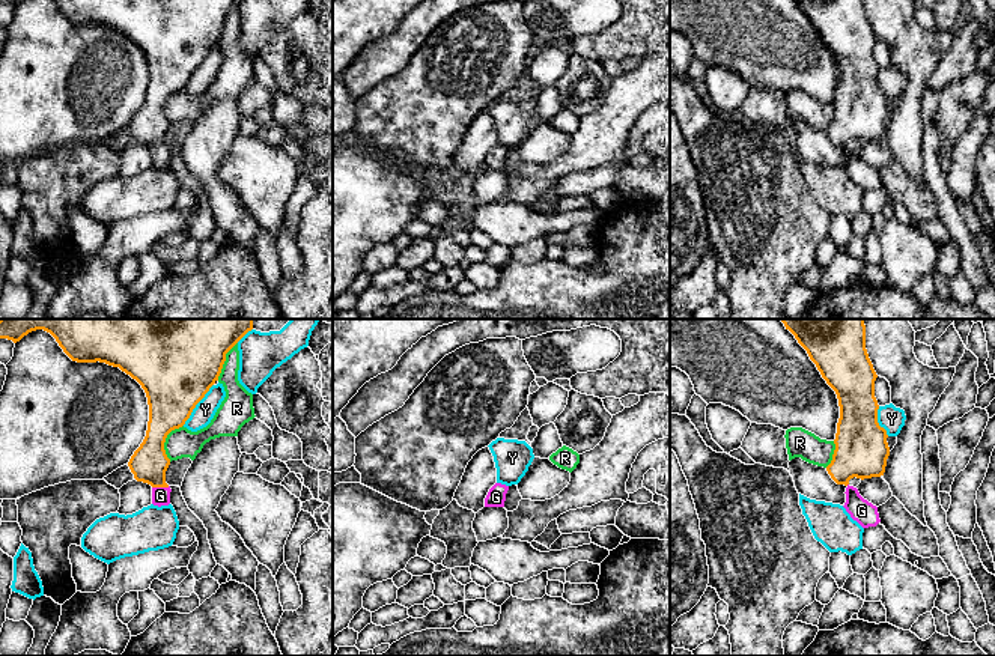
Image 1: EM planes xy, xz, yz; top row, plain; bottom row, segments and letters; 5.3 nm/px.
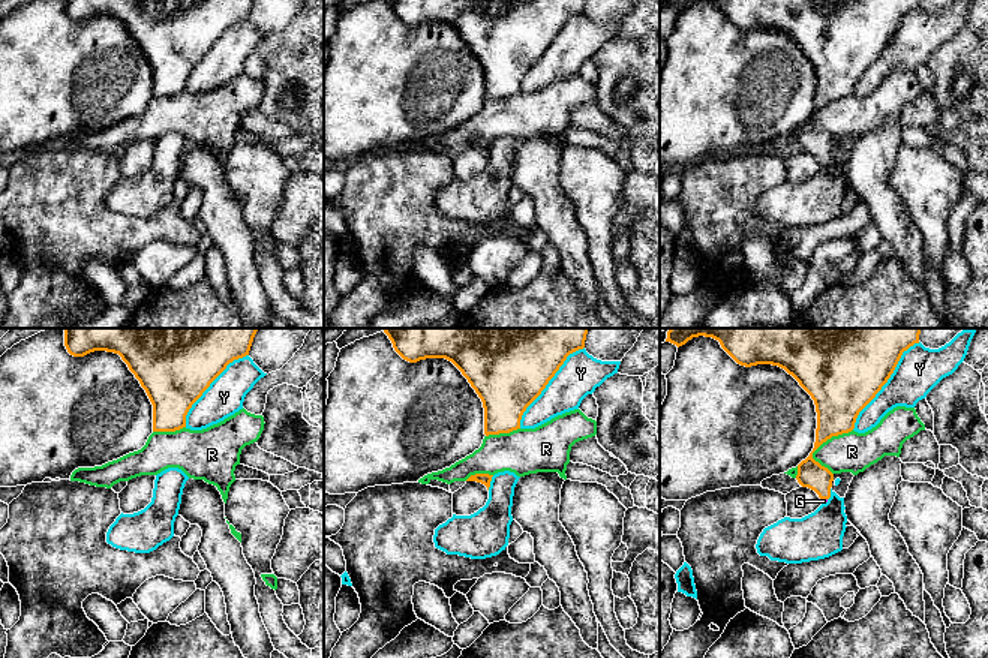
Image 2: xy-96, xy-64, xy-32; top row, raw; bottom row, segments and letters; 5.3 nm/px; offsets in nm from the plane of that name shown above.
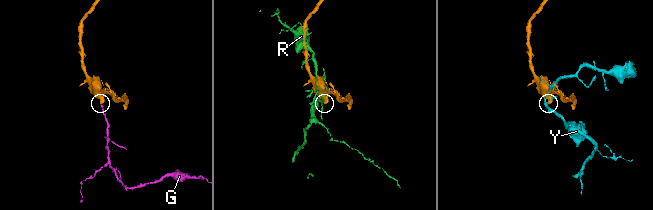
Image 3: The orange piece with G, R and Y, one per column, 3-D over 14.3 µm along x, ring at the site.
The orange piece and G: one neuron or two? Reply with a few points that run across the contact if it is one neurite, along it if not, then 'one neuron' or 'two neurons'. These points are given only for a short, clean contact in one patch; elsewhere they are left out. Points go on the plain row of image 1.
line xy (149, 125), (160, 149), (160, 158); one neuron

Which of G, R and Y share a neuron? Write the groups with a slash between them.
G / R / Y

